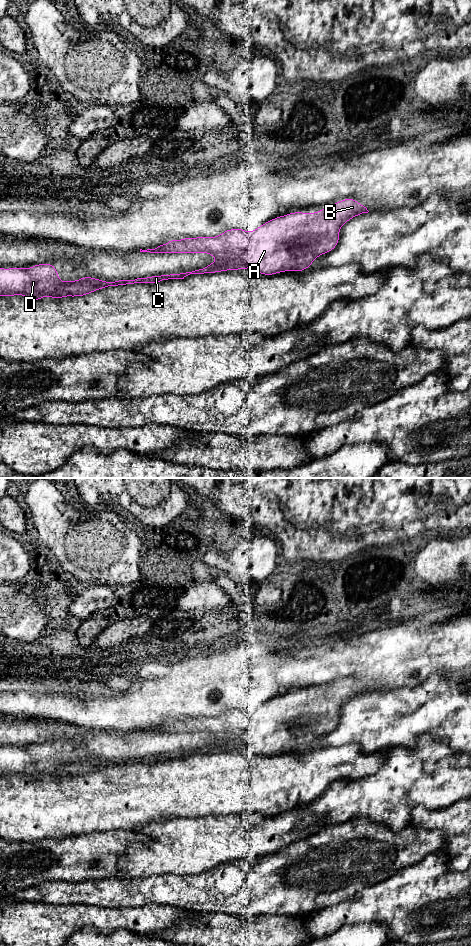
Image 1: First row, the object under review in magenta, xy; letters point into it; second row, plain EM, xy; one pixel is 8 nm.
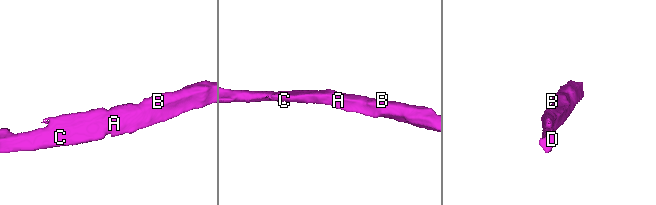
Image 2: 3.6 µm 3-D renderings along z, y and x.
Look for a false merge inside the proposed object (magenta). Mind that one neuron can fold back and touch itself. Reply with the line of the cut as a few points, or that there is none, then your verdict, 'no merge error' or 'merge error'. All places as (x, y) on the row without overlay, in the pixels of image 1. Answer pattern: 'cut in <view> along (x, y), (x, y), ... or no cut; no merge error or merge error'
no cut; no merge error

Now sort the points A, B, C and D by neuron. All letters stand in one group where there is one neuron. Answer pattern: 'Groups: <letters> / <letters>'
Groups: A B C D

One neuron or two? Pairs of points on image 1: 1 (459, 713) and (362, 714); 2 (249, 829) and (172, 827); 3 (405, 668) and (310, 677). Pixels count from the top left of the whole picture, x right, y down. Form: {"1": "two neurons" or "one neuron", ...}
{"1": "one neuron", "2": "one neuron", "3": "one neuron"}

